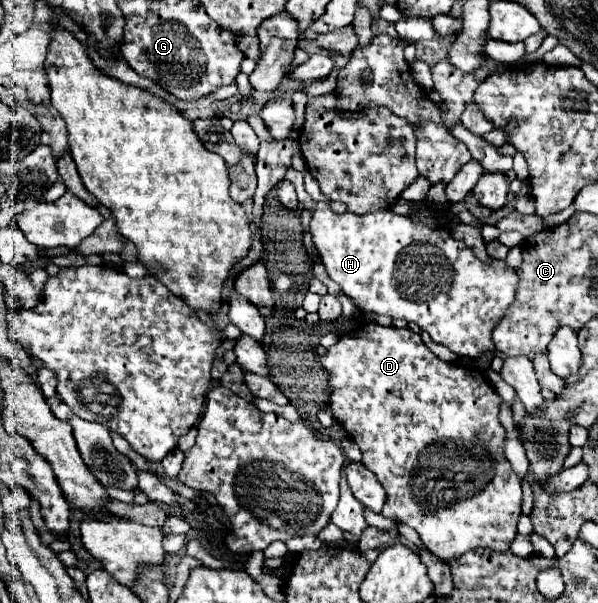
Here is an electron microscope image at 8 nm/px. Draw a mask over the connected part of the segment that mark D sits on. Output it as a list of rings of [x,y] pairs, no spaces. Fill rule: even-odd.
[[[364,323],[350,337],[344,335],[326,355],[318,357],[328,373],[328,407],[362,451],[362,465],[374,471],[386,491],[382,515],[410,525],[426,549],[442,561],[476,547],[508,551],[520,519],[520,479],[504,457],[506,431],[498,423],[500,399],[484,371],[438,359],[410,329]]]

